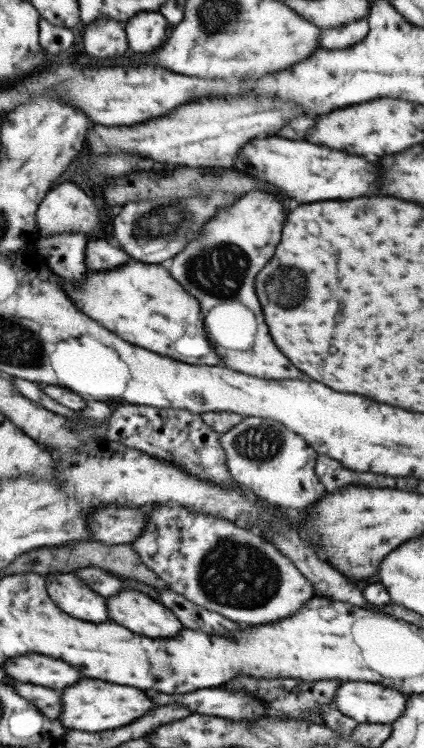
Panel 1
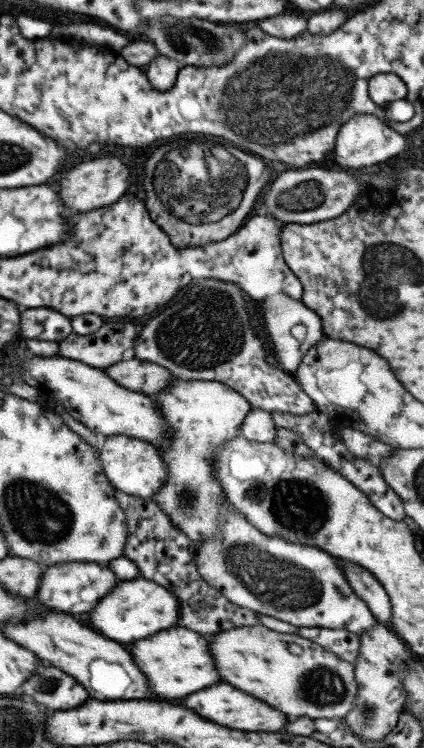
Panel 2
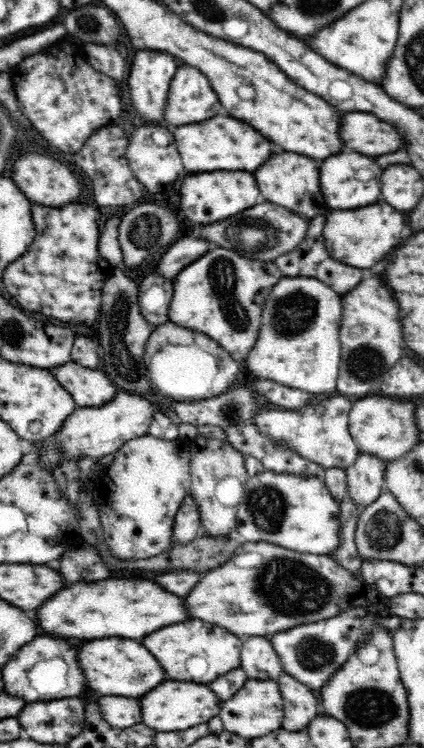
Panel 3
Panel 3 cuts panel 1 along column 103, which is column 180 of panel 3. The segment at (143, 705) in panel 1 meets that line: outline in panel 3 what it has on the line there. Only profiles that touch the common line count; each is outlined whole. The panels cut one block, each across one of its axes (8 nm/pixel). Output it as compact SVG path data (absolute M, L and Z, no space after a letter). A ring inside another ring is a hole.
M166 680L156 688L152 688L152 692L142 694L138 698L138 704L142 712L142 724L148 728L154 728L156 732L192 728L200 722L208 722L220 710L216 696L208 690L206 684L188 684L188 682L176 682L176 680Z

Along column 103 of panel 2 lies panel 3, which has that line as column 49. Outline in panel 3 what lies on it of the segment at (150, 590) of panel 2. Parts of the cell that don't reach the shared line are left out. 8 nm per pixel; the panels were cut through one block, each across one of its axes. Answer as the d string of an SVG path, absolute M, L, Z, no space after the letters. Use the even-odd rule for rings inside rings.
M116 574L110 580L98 580L98 582L74 582L70 586L60 588L50 598L44 600L34 610L34 618L38 628L48 636L60 636L60 638L146 638L148 634L185 621L189 618L182 608L184 600L178 596L172 596L164 592L160 584L152 582L138 582L138 580L116 580Z

